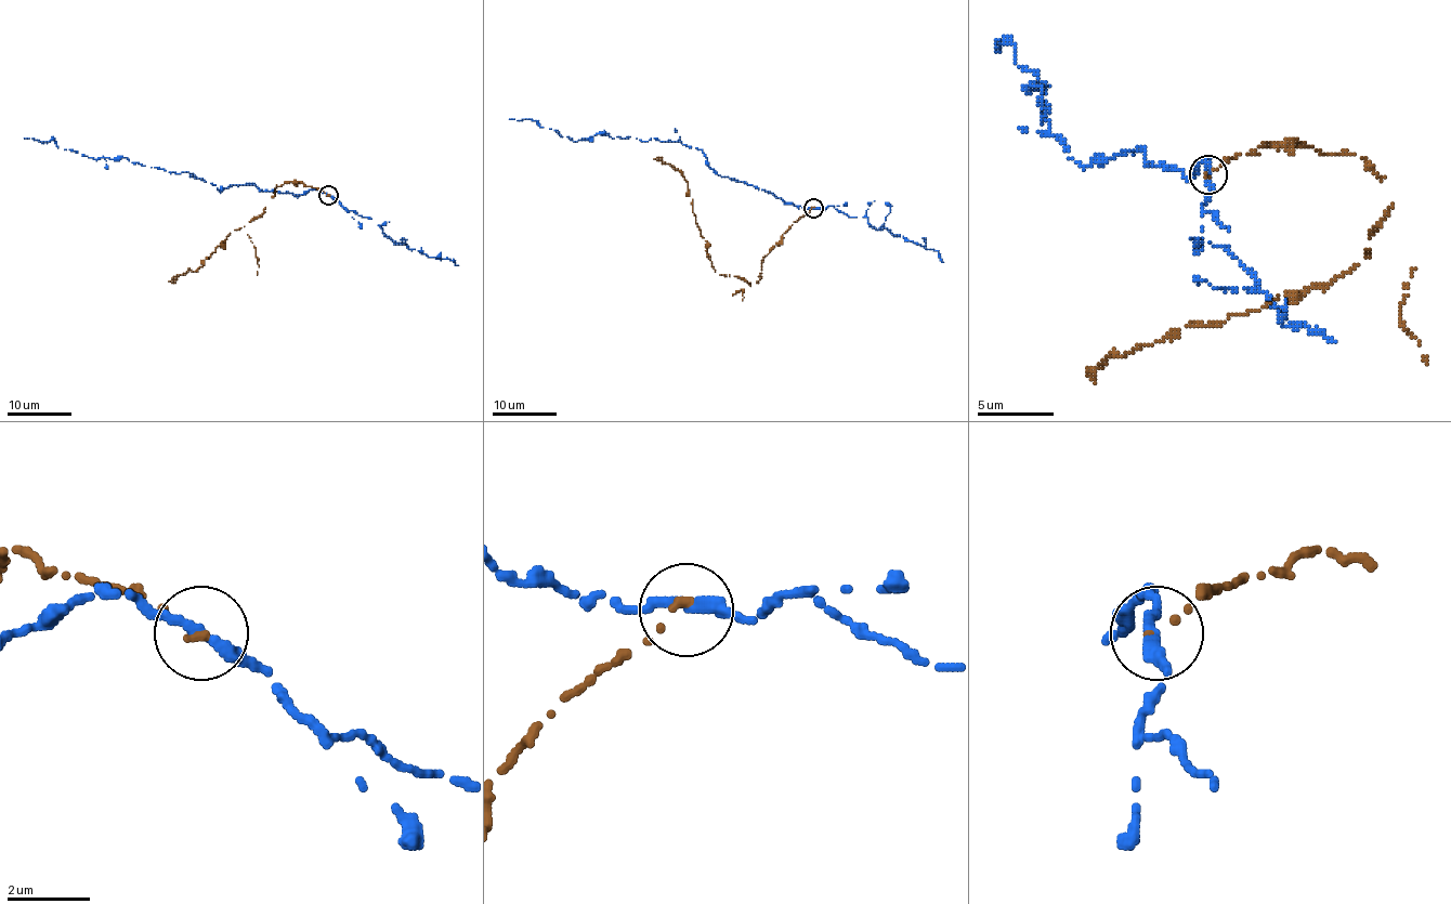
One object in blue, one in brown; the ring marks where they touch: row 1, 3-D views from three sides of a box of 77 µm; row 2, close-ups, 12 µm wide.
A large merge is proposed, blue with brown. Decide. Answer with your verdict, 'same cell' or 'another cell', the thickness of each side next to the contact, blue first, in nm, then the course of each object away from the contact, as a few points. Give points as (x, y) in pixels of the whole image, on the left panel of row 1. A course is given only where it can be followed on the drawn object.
another cell | 280/200 nm | blue via (328, 194), (252, 184), (220, 191), (188, 172), (24, 138) | brown via (328, 194), (299, 182), (278, 186), (260, 215), (230, 233), (203, 266), (169, 282)

